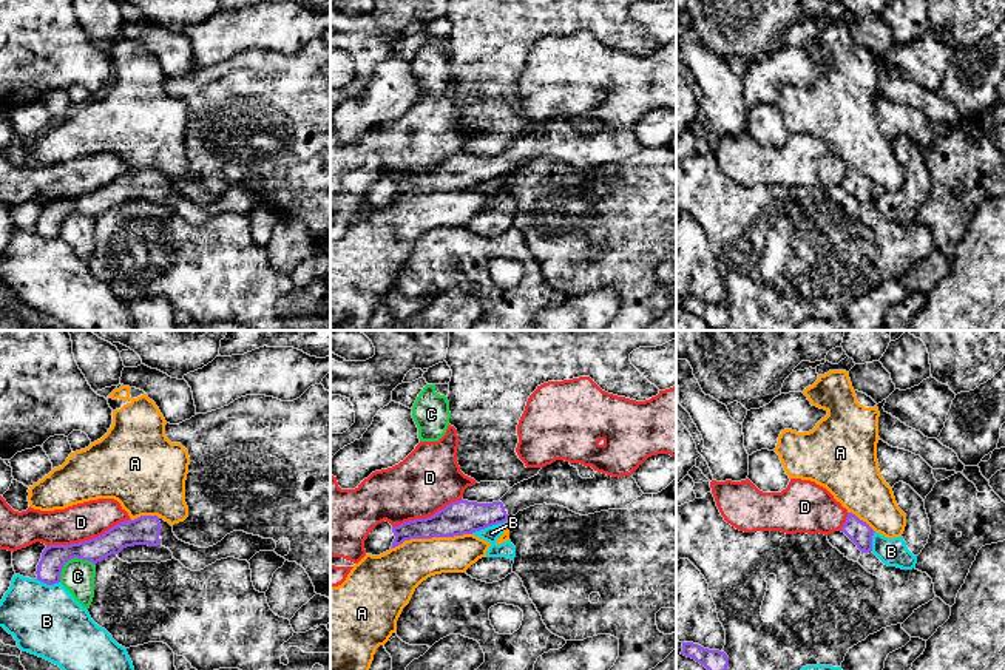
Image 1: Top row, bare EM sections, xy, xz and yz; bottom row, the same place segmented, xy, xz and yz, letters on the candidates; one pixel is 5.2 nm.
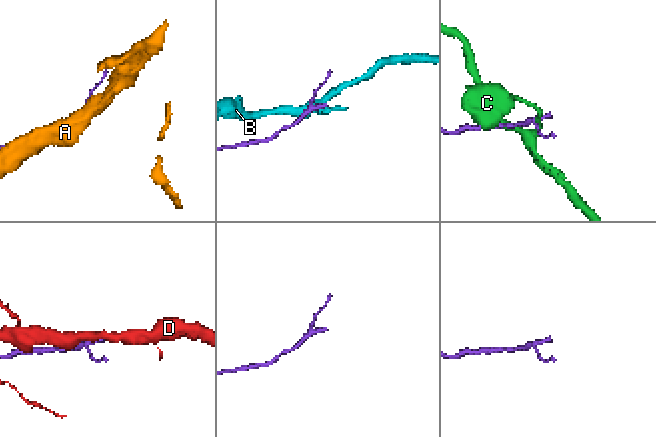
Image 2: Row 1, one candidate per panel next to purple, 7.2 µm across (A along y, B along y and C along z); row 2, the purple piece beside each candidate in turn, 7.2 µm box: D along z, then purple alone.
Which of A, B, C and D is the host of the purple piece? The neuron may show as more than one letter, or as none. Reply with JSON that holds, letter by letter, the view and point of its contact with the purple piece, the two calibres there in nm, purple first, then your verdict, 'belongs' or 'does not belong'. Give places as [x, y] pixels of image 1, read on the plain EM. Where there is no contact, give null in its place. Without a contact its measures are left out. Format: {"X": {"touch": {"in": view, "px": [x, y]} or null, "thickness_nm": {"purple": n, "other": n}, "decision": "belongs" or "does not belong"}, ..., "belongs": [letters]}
{"A": {"touch": {"in": "xz", "px": [431, 192]}, "thickness_nm": {"purple": 180, "other": 240}, "decision": "does not belong"}, "B": {"touch": {"in": "xz", "px": [488, 179]}, "thickness_nm": {"purple": 180, "other": 80}, "decision": "does not belong"}, "C": {"touch": {"in": "xy", "px": [71, 212]}, "thickness_nm": {"purple": 130, "other": 180}, "decision": "does not belong"}, "D": {"touch": {"in": "xy", "px": [90, 193]}, "thickness_nm": {"purple": 140, "other": 200}, "decision": "does not belong"}, "belongs": []}

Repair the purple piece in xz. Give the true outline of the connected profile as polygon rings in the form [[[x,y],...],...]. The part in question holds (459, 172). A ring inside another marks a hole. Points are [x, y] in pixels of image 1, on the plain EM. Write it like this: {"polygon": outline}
{"polygon": [[[556,114],[537,130],[523,134],[492,157],[457,154],[426,173],[415,173],[392,181],[392,201],[411,193],[454,191],[472,188],[503,178],[534,159],[559,159],[588,170],[608,164],[624,164],[644,147],[631,130],[611,131],[602,127],[582,133],[570,116]]]}

